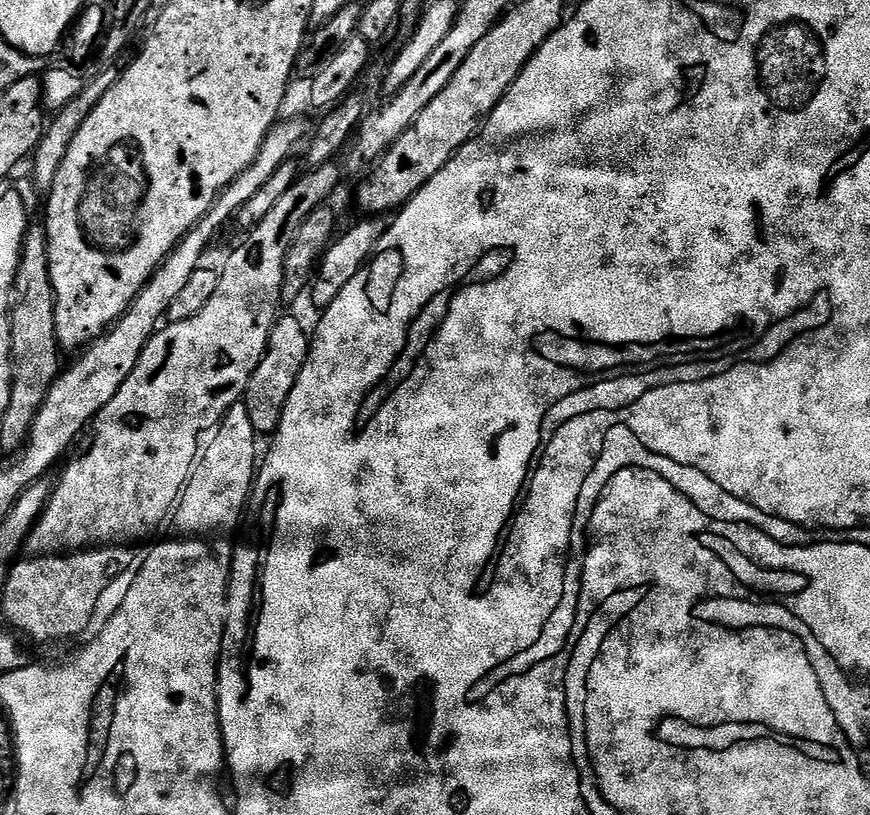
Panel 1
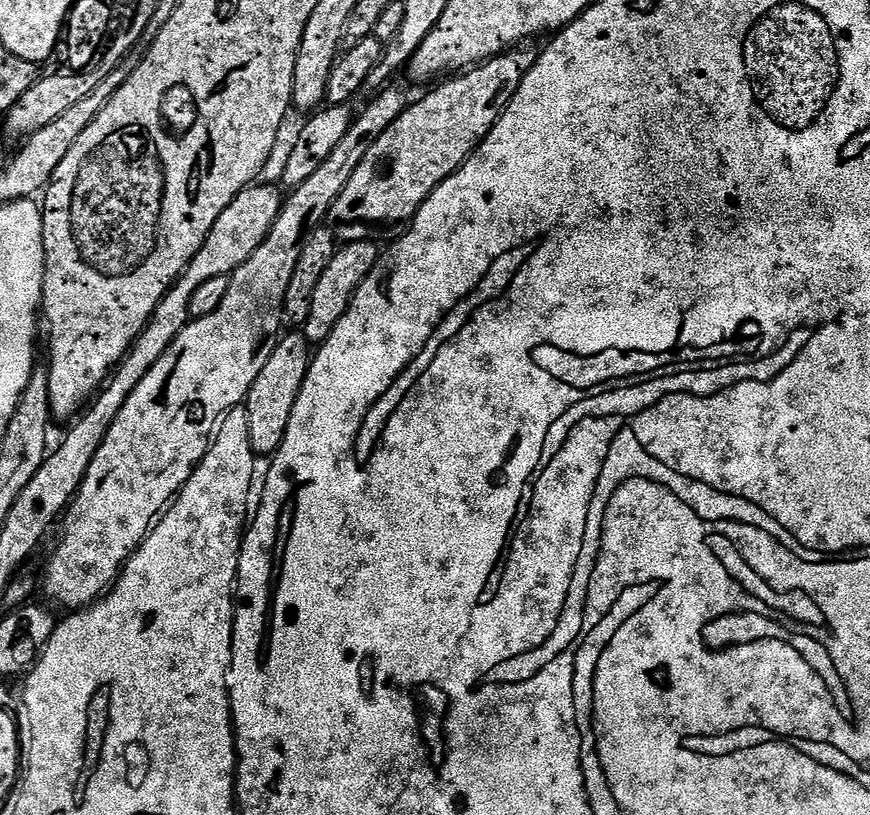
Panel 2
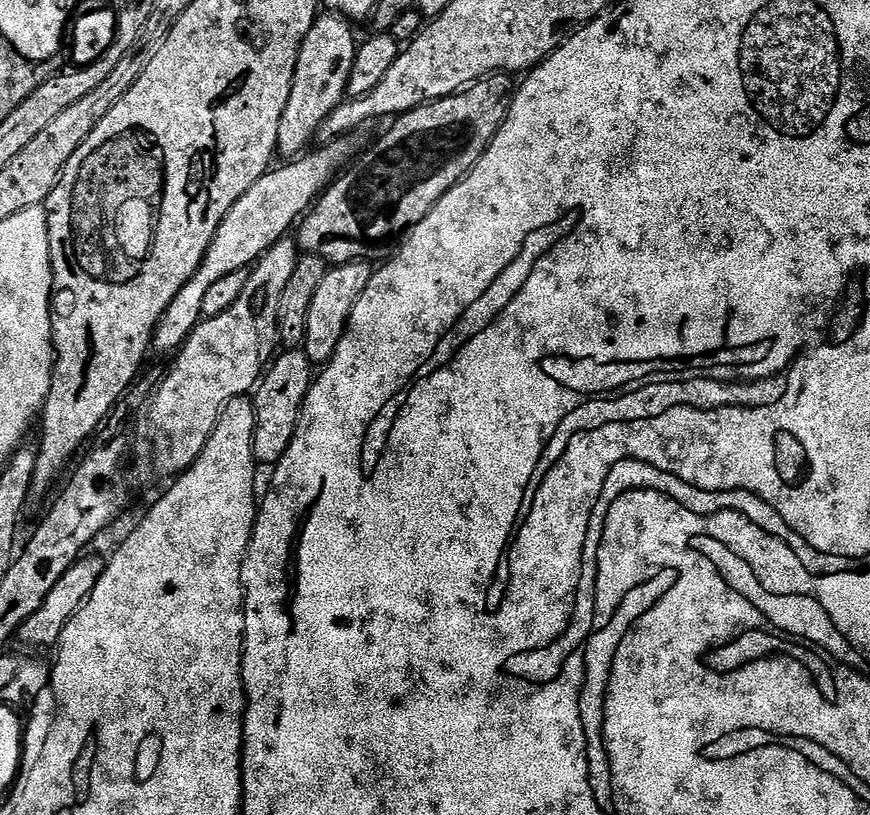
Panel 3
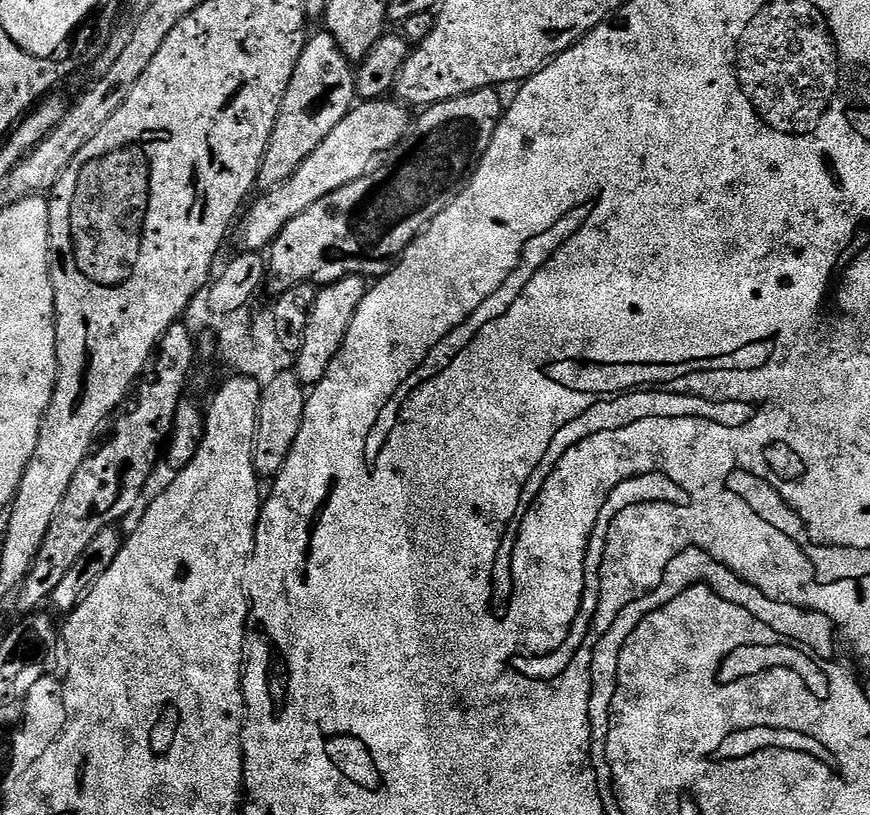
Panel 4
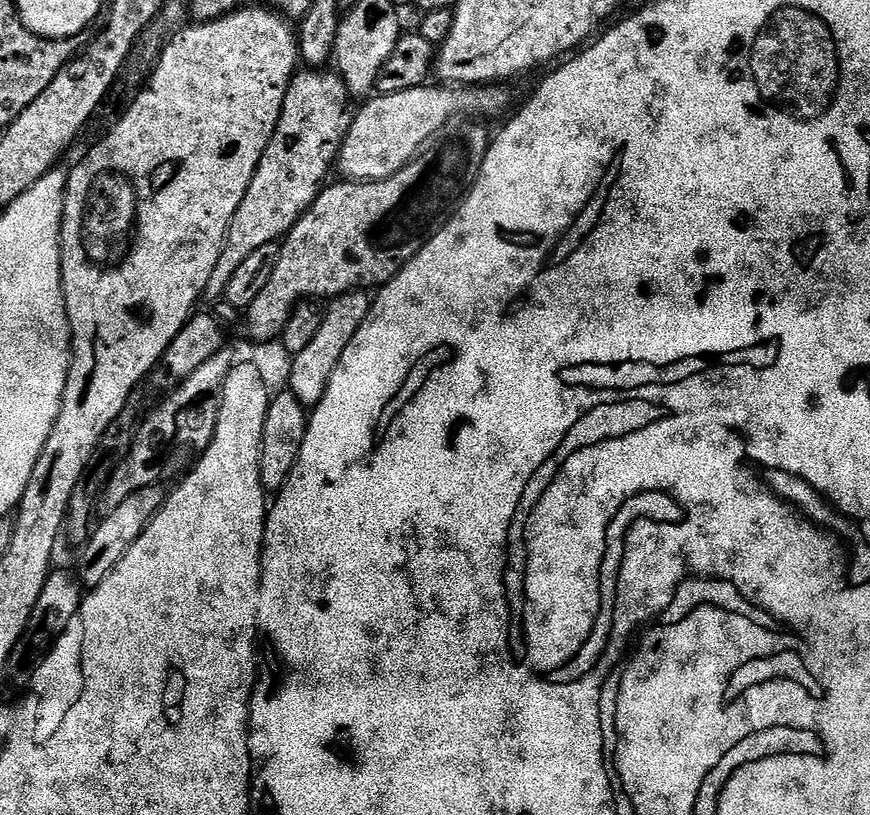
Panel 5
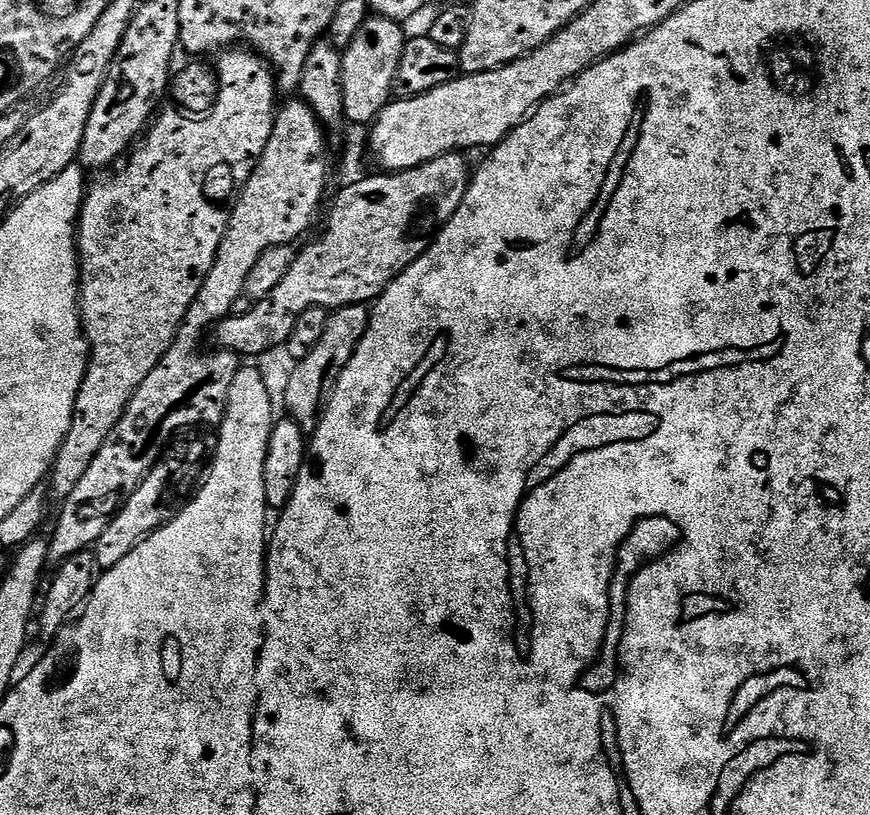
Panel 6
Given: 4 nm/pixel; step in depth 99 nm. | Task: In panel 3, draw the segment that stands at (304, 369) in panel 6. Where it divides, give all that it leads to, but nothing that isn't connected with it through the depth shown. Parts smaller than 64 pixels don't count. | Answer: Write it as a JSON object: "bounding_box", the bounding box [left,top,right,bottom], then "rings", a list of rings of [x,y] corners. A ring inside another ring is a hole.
{"bounding_box":[302,260,373,366],"rings":[[[366,260],[329,267],[326,278],[322,278],[318,291],[314,294],[314,302],[310,302],[310,314],[306,314],[306,334],[302,350],[313,365],[323,366],[331,360],[342,334],[348,328],[350,314],[358,298],[362,298],[362,290],[366,290],[373,271],[373,265]]]}

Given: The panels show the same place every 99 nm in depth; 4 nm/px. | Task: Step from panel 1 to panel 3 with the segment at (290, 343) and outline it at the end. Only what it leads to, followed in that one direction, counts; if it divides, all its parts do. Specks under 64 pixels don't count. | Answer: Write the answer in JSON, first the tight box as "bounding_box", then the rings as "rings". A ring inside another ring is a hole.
{"bounding_box":[252,350,314,466],"rings":[[[284,350],[267,365],[262,379],[254,389],[256,425],[252,431],[252,453],[257,465],[275,466],[284,457],[294,438],[300,411],[312,387],[314,365],[303,350]]]}

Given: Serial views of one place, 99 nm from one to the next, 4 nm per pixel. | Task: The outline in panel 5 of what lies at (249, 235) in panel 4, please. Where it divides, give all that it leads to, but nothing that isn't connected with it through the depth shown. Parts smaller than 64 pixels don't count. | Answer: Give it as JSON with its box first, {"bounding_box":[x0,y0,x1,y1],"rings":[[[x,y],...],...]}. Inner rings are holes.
{"bounding_box":[338,86,508,182],"rings":[[[421,86],[402,90],[398,94],[373,95],[371,99],[357,111],[352,118],[352,125],[344,135],[340,146],[338,168],[345,172],[352,182],[367,182],[369,180],[384,180],[402,170],[415,157],[416,153],[433,138],[439,137],[449,120],[457,118],[485,118],[496,116],[508,104],[507,87],[504,86]]]}

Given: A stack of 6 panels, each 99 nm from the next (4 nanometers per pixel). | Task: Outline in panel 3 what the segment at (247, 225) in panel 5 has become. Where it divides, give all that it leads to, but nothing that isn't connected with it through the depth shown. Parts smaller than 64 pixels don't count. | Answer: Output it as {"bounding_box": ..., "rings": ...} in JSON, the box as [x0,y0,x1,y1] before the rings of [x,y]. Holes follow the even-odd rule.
{"bounding_box":[276,14,358,157],"rings":[[[335,14],[317,15],[310,26],[298,54],[298,66],[290,86],[290,102],[286,102],[286,110],[282,110],[282,122],[278,122],[276,151],[281,157],[299,157],[309,147],[307,144],[317,139],[322,122],[334,114],[338,105],[344,103],[358,47],[358,39],[352,33],[352,28],[353,25],[343,16]]]}

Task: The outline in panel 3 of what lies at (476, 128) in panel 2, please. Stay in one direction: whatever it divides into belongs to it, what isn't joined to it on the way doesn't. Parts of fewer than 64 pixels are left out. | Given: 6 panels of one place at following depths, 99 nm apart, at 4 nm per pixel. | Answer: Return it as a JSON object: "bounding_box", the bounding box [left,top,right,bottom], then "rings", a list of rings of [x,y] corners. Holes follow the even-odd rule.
{"bounding_box":[299,74,514,266],"rings":[[[508,74],[485,76],[462,92],[434,100],[431,104],[423,104],[395,117],[391,121],[392,129],[373,148],[366,149],[361,156],[359,153],[351,167],[324,189],[307,215],[299,221],[299,247],[305,253],[327,260],[332,266],[349,264],[355,260],[379,261],[385,255],[384,247],[388,240],[395,236],[403,237],[418,222],[422,222],[422,218],[434,210],[436,203],[459,180],[463,180],[482,158],[488,144],[508,117],[510,93],[514,88],[512,80],[513,77]]]}

